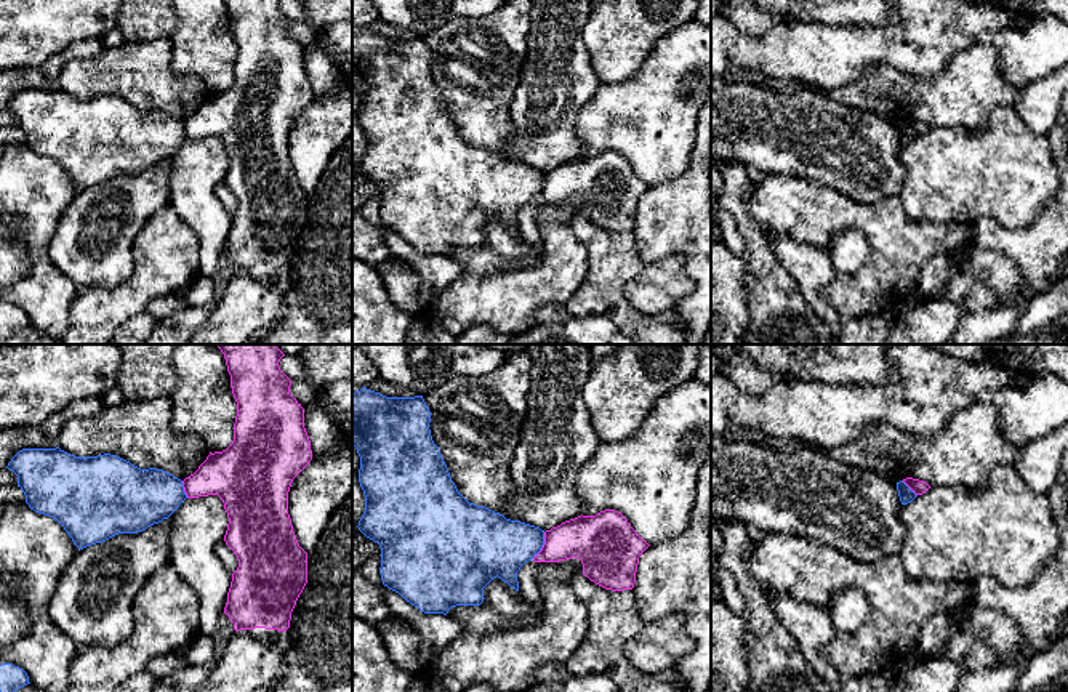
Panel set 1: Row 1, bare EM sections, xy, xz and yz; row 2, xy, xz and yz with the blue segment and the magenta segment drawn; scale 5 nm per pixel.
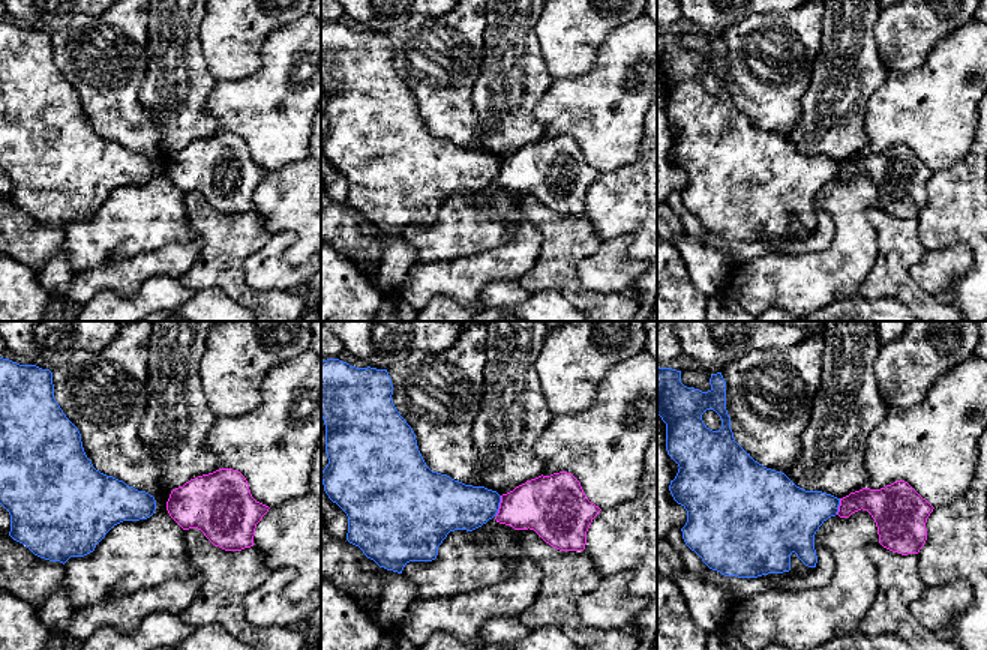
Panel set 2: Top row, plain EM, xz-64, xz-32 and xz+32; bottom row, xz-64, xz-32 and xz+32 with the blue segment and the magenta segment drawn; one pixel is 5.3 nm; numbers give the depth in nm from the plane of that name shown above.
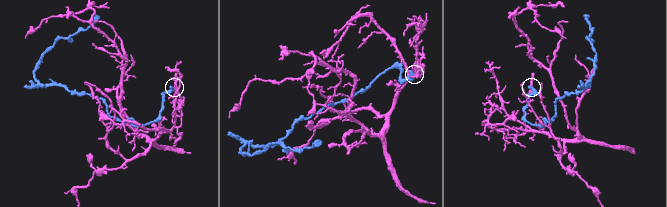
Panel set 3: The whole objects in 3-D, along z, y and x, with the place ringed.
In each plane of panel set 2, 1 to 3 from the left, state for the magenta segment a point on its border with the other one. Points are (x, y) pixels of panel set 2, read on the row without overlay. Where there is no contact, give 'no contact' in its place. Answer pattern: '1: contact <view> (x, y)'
1: no contact
2: contact xz-32 (498, 170)
3: contact xz+32 (839, 168)

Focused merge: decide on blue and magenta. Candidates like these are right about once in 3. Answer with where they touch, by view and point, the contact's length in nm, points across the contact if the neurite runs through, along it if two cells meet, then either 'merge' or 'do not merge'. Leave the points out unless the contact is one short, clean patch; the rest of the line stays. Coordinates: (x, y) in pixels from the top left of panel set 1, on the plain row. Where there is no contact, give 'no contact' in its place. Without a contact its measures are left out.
contact xz (542, 186); length 150 nm; border xz (545, 173), (545, 183), (532, 199); do not merge

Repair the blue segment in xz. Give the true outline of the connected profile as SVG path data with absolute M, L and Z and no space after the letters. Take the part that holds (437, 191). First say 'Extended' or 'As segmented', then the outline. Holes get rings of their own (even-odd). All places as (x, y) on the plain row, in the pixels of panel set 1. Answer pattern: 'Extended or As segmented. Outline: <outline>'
As segmented. Outline: M365 27L352 34L352 86L360 98L365 152L359 171L381 189L381 221L424 255L480 247L484 229L501 219L519 232L517 213L544 186L540 168L469 144L456 130L434 85L423 37L386 38Z

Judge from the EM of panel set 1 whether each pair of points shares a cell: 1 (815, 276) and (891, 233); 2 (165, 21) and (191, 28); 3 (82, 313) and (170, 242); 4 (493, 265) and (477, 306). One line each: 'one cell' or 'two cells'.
1: two cells
2: two cells
3: one cell
4: two cells

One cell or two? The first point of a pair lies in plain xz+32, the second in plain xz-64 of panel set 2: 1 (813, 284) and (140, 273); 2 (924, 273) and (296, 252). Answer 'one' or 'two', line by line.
1: one
2: two

